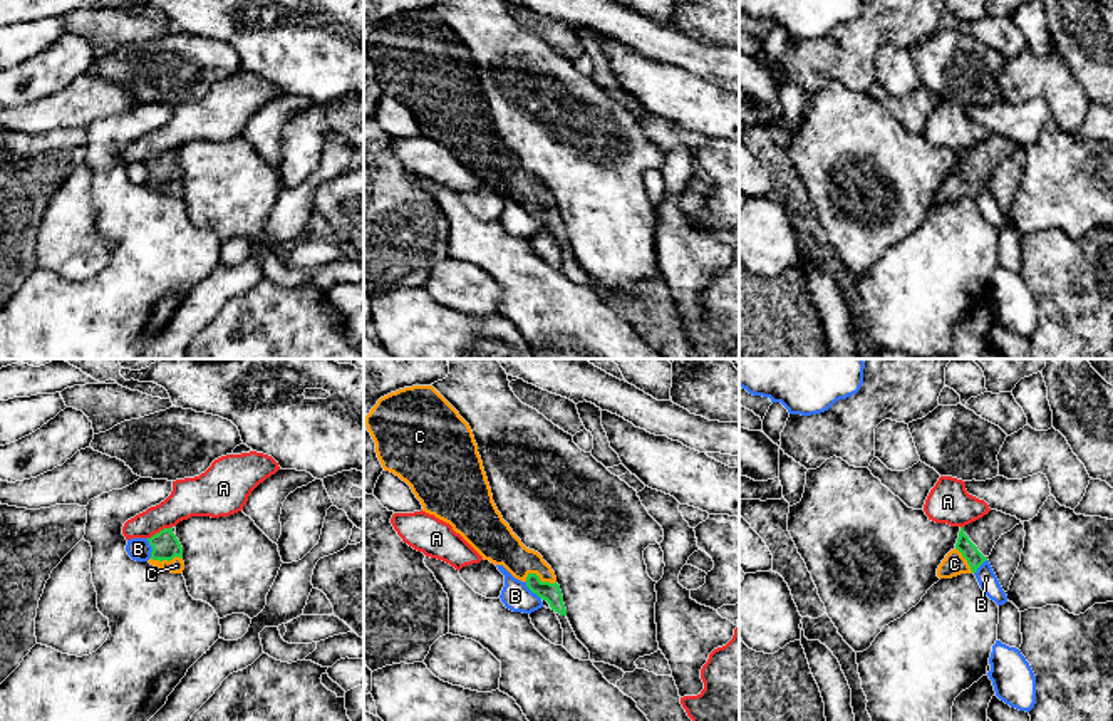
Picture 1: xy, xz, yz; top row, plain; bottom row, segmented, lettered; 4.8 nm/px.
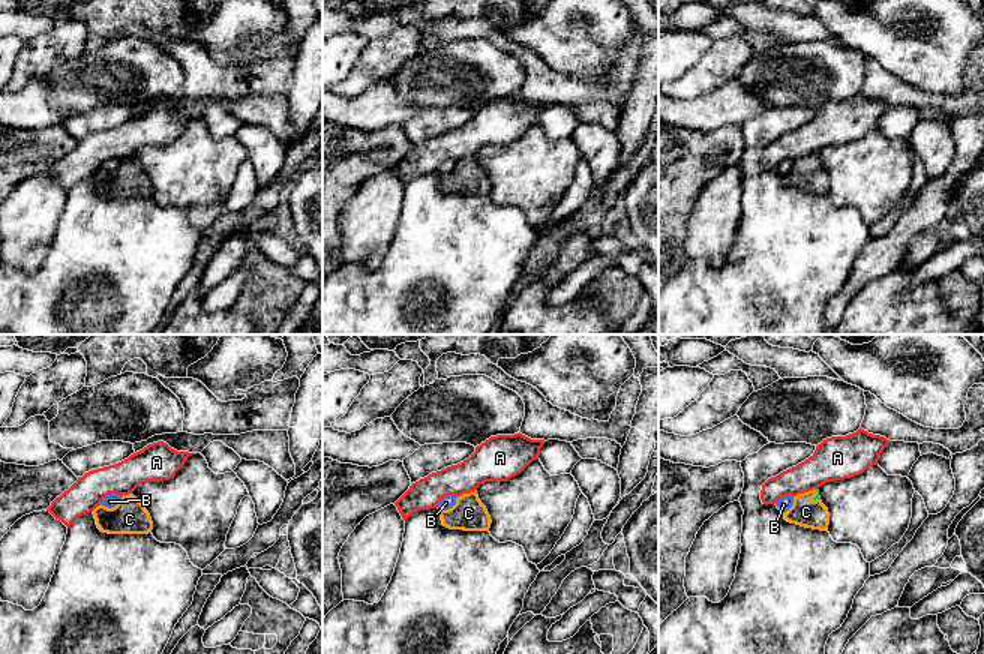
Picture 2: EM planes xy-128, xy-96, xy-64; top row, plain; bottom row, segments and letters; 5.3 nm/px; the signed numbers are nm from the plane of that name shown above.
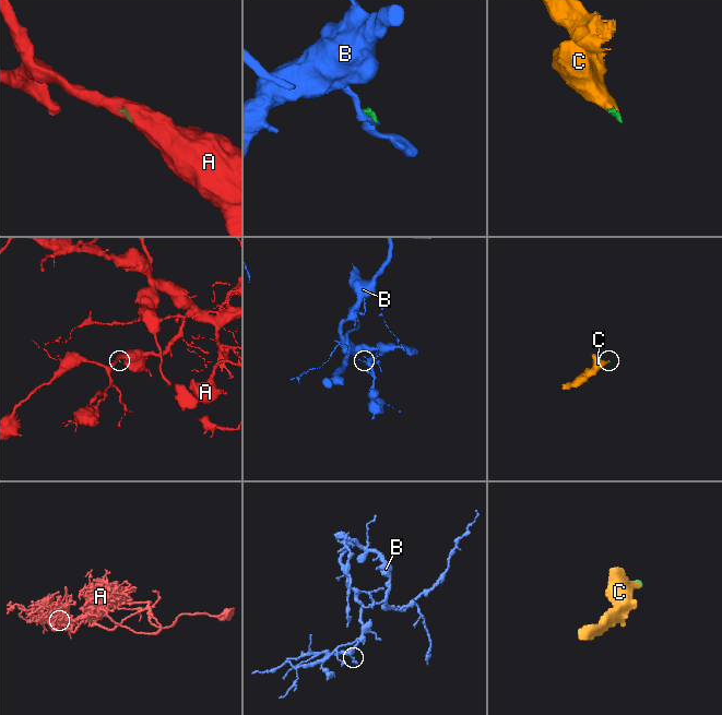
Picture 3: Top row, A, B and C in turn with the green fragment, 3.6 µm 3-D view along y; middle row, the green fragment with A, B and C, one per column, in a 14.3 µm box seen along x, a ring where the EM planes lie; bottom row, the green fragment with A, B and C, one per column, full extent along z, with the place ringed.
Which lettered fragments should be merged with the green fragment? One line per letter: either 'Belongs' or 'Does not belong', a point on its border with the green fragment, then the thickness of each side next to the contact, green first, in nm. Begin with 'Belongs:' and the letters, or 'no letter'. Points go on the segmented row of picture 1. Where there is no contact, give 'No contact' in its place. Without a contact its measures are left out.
Belongs: C
A: Does not belong. Touches green at xy (161, 530). Thickness 130 nm (green) against 190 nm
B: Does not belong. Touches green at xy (153, 549). Thickness 130 nm (green) against 110 nm
C: Belongs. Touches green at xz (538, 579). Thickness 90 nm (green) against 180 nm

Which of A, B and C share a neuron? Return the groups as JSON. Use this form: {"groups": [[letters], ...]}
{"groups": [["A"], ["B"], ["C"]]}

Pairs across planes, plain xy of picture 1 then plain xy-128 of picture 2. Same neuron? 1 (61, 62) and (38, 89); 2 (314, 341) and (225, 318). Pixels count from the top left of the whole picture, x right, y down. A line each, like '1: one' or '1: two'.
1: two
2: one

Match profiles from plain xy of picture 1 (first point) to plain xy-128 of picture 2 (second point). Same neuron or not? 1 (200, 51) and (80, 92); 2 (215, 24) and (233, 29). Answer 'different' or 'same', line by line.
1: same
2: same

